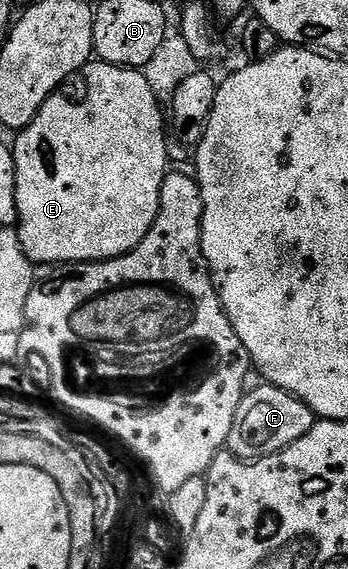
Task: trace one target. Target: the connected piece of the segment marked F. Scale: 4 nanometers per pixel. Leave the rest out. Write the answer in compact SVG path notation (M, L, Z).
M264 383L257 387L257 391L243 394L226 448L242 461L259 461L262 457L279 453L285 447L297 443L301 435L314 427L316 420L315 412L291 393L278 389L276 385Z

